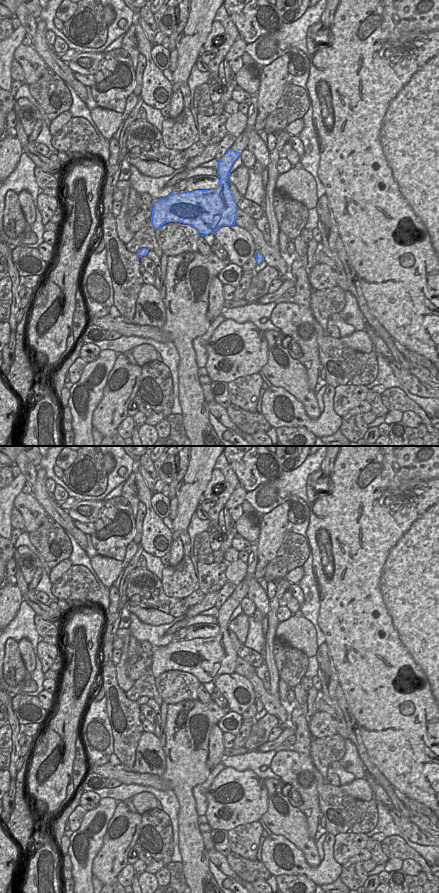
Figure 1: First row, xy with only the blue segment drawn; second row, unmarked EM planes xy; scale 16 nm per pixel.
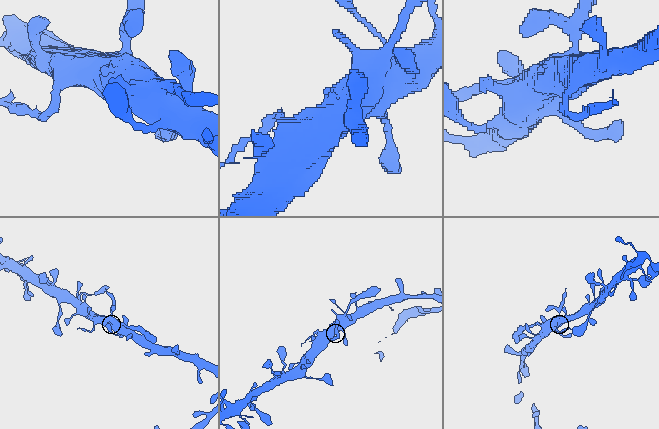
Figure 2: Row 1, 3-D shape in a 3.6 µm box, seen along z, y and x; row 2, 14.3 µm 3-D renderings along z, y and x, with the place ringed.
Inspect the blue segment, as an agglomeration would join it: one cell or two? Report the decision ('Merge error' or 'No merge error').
No merge error

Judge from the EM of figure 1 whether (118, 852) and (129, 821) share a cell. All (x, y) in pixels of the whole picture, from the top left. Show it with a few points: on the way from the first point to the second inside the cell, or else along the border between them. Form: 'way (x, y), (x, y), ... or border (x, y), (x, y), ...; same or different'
way (118, 844), (118, 839), (127, 829); same

